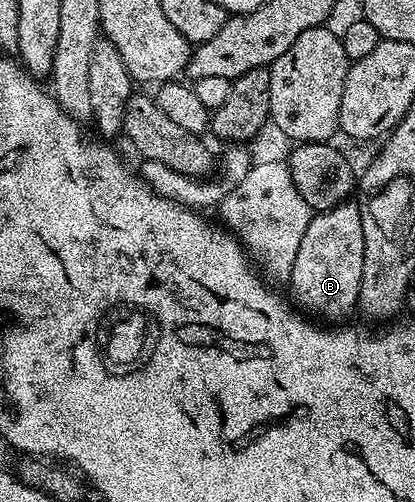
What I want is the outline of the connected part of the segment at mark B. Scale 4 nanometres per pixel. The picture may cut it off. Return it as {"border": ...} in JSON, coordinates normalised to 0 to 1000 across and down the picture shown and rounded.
{"border":[[[831,402],[783,422],[759,424],[718,490],[706,538],[692,556],[692,564],[704,566],[701,596],[708,606],[713,596],[711,612],[735,624],[754,622],[742,624],[754,631],[783,629],[790,641],[810,641],[817,629],[834,627],[846,614],[855,616],[872,570],[875,512],[865,404]]]}

